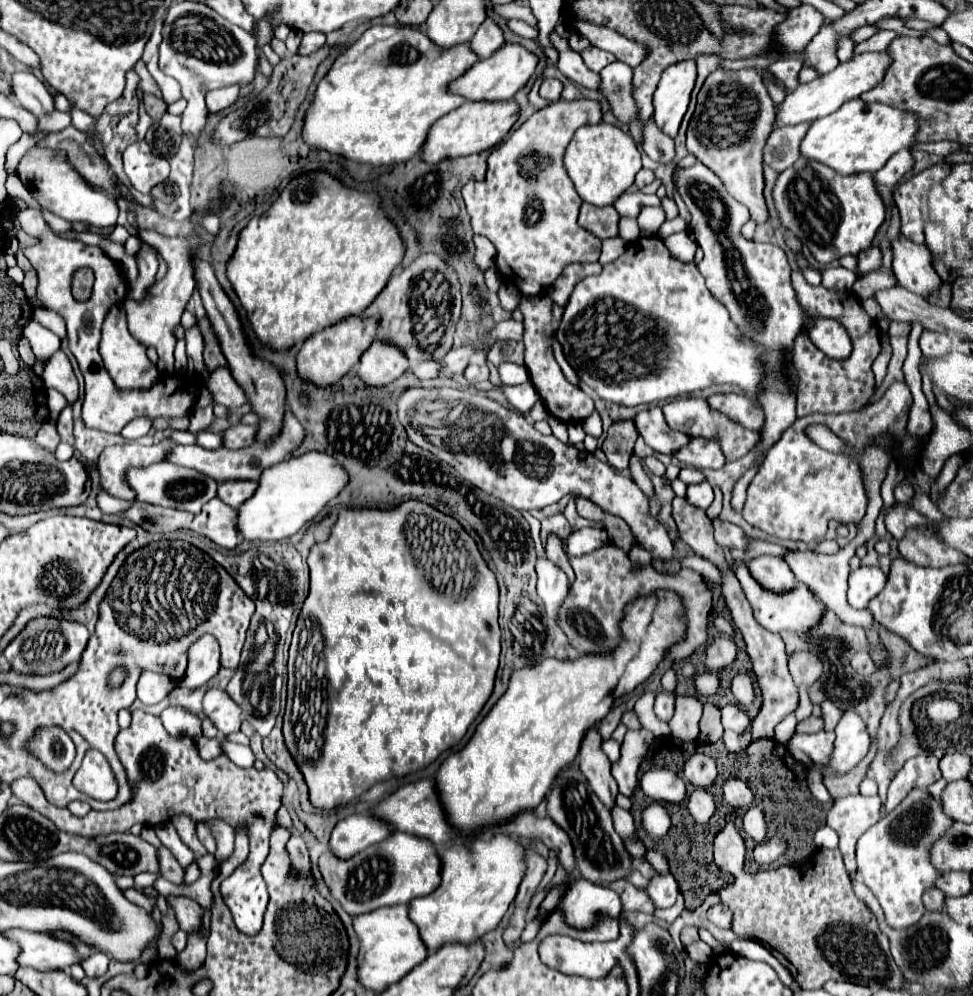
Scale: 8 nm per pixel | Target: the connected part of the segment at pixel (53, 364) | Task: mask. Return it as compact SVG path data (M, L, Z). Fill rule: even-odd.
M57 350L51 356L51 360L47 362L41 378L43 378L43 382L45 382L47 388L55 388L55 390L75 390L75 392L71 392L71 396L77 396L79 384L77 384L77 378L73 374L71 362L63 354L63 350Z

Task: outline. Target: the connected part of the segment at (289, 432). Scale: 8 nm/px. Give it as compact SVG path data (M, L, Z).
M285 400L285 422L283 422L283 428L281 432L269 440L269 442L259 442L259 444L253 444L249 448L243 448L243 450L227 450L227 448L217 448L217 450L205 450L197 444L193 446L175 446L169 454L167 454L167 460L173 462L173 464L179 464L179 466L187 466L187 468L195 468L197 472L203 472L203 474L209 474L209 478L217 480L217 482L225 482L225 480L259 480L259 474L267 468L267 466L273 466L277 462L283 462L285 458L291 456L291 452L295 448L301 446L305 438L305 430L303 426L299 424L299 420L291 414L291 408L289 408L288 400Z

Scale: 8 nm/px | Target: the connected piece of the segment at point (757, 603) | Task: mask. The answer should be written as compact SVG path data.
M739 566L735 576L737 576L737 580L739 580L739 584L741 584L741 588L743 588L743 592L745 592L747 600L749 600L749 604L751 604L751 608L753 608L755 620L757 620L765 630L775 632L775 634L779 634L779 632L783 632L783 630L795 630L795 632L799 632L799 634L803 634L803 636L807 638L807 632L821 622L821 616L823 616L823 610L825 610L825 608L815 600L815 596L811 594L811 590L809 590L807 586L799 584L795 590L791 590L791 592L787 592L787 594L771 594L771 592L767 592L765 588L761 588L761 586L753 580L753 576L751 576L749 570L747 570L747 566Z

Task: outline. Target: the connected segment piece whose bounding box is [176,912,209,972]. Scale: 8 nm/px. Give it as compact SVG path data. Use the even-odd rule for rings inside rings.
M205 912L205 916L203 916L203 932L205 932L203 938L197 936L197 934L191 934L189 942L187 942L187 948L177 955L177 964L187 972L197 970L203 964L205 944L207 944L207 934L209 934L209 912Z

